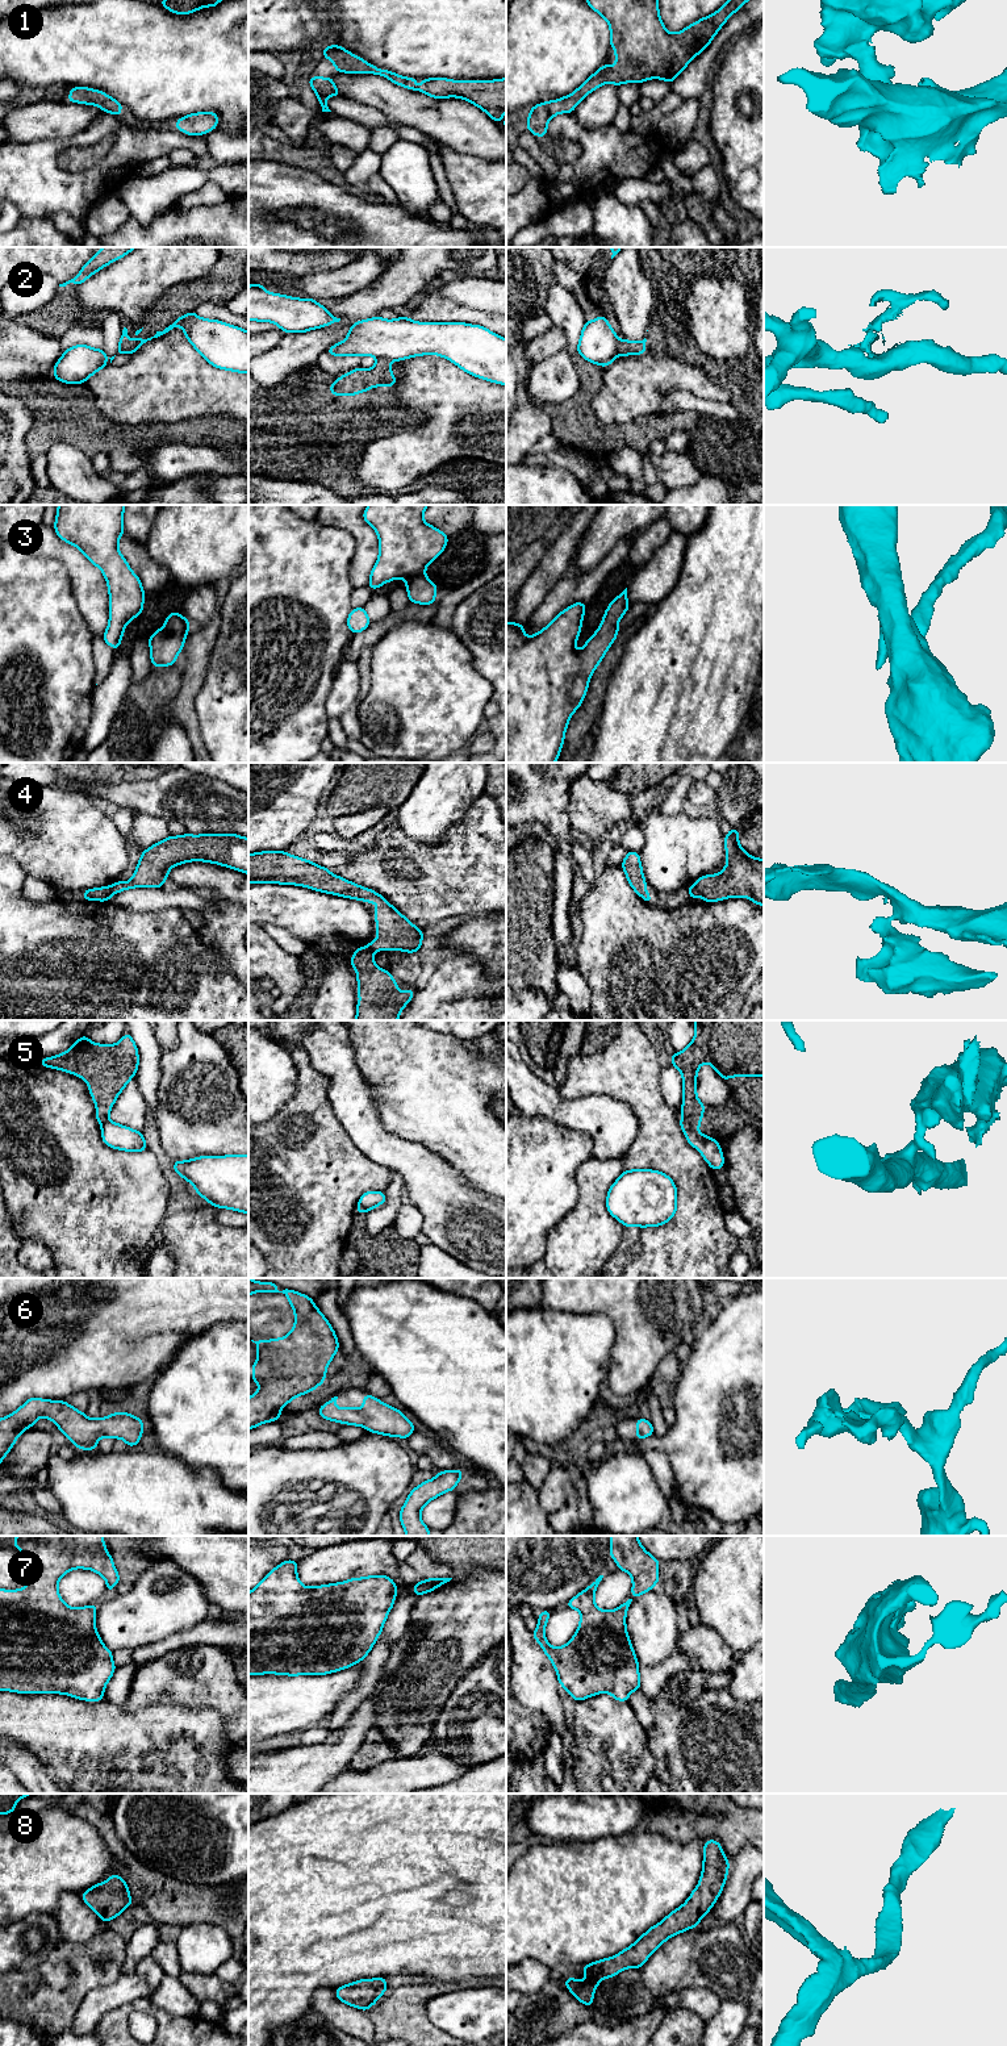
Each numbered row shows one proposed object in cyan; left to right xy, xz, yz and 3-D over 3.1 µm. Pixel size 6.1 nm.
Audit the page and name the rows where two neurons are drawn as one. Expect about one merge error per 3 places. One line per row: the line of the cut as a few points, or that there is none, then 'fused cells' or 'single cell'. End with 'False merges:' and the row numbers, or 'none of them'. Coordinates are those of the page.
1: cut none; single cell
2: cut xy (129, 341), (132, 343), (130, 354); fused cells
3: cut none; single cell
4: cut xy (111, 886), (108, 898); fused cells
5: cut yz (684, 1115), (697, 1132); fused cells
6: cut none; single cell
7: cut none; single cell
8: cut none; single cell
False merges: 2, 4, 5

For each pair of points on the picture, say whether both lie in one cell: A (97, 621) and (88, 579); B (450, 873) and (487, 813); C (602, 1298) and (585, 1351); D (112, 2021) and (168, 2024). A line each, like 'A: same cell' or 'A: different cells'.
A: same cell
B: same cell
C: different cells
D: same cell

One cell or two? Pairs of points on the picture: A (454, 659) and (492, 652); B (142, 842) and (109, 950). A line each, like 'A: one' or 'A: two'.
A: two
B: two

